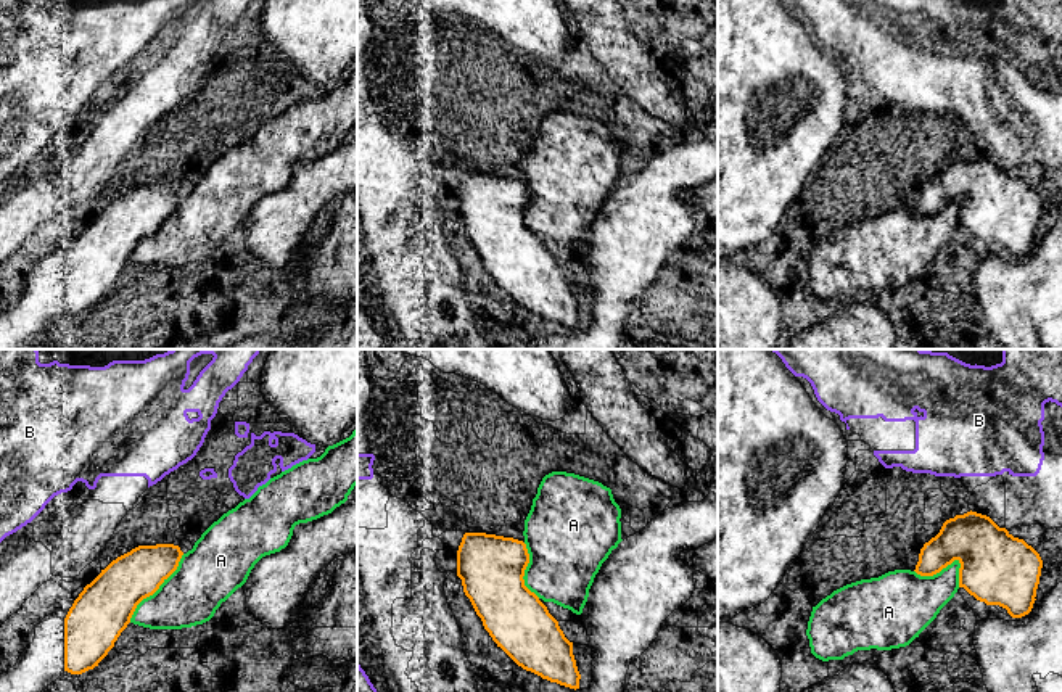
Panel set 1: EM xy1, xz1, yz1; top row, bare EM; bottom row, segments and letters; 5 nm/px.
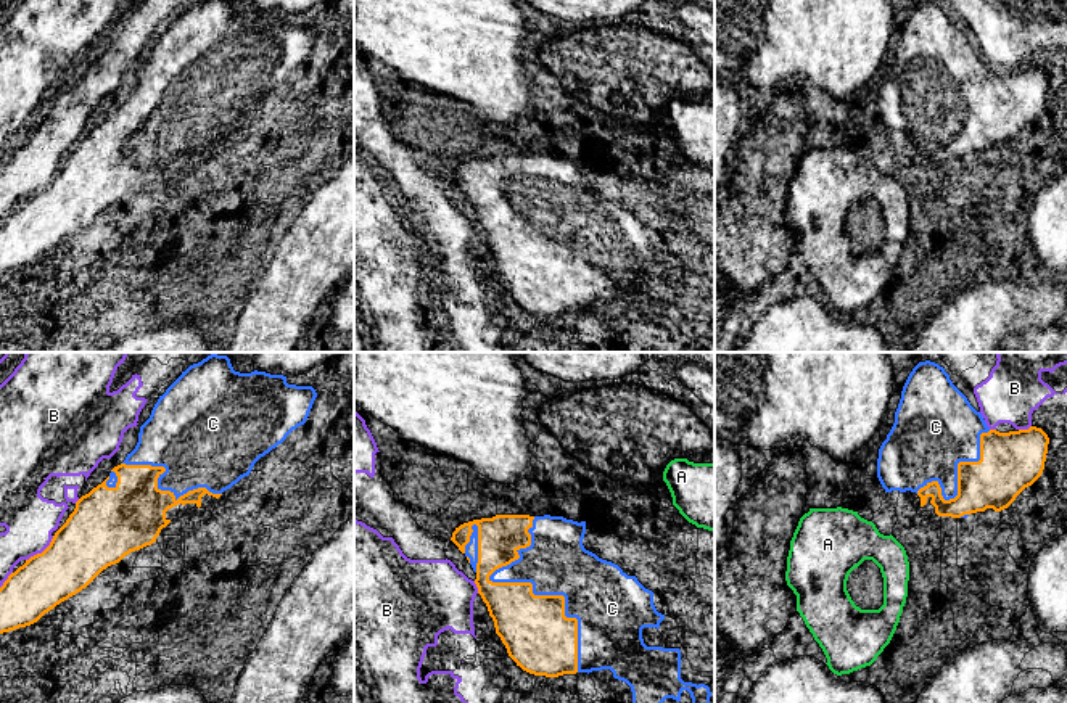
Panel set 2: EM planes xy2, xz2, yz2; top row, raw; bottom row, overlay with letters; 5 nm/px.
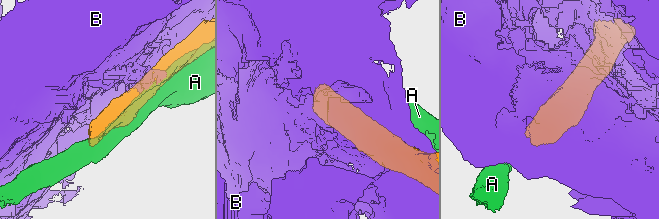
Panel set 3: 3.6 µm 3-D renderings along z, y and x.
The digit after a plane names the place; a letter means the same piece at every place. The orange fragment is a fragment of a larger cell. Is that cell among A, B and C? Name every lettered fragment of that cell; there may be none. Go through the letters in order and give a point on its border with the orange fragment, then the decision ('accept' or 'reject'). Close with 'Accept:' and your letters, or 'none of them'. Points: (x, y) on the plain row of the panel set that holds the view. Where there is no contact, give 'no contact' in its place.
A: meets orange in xy1 at (156, 229); reject
B: meets orange in xy2 at (42, 192); reject
C: meets orange in xz2 at (531, 226); accept
Accept: C

